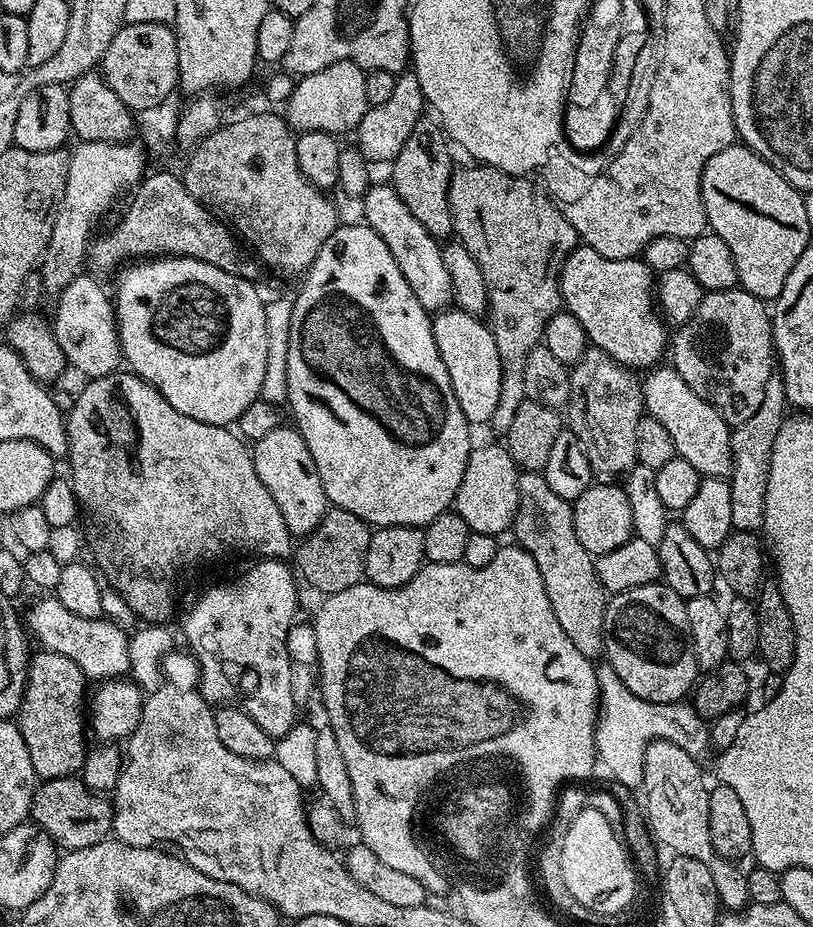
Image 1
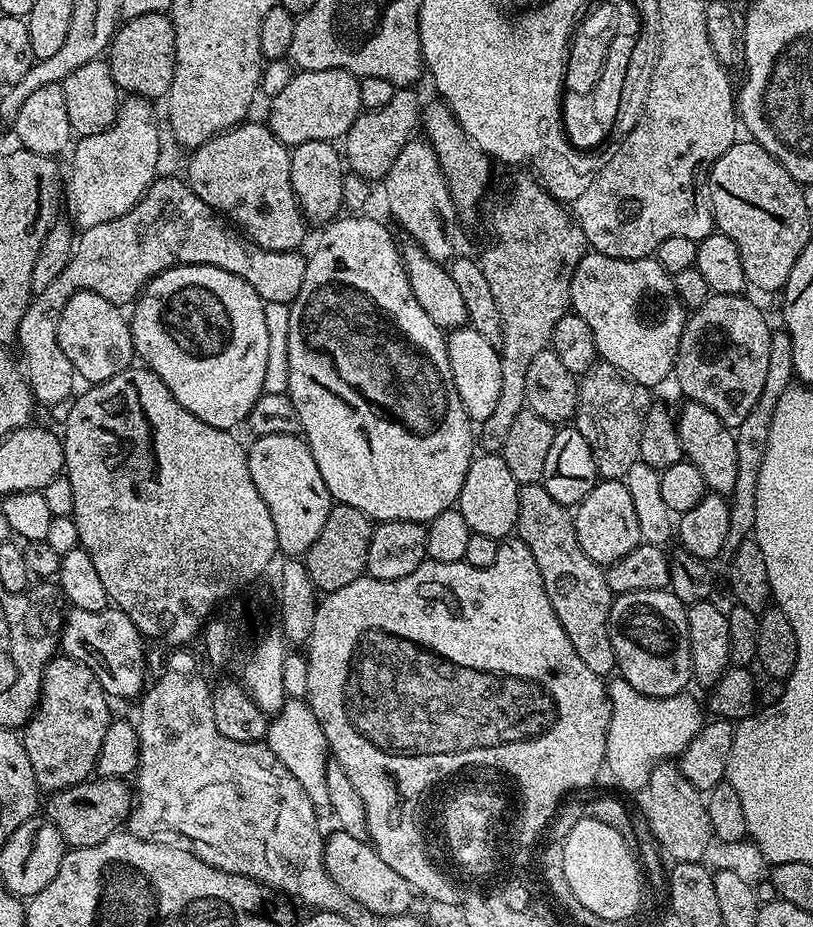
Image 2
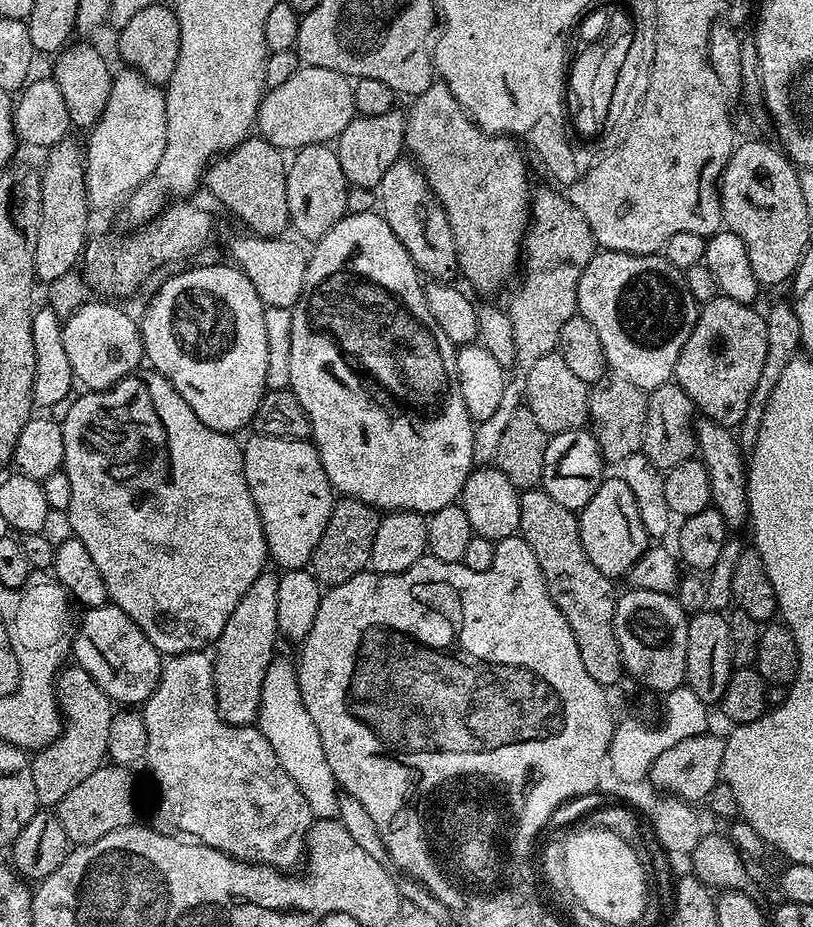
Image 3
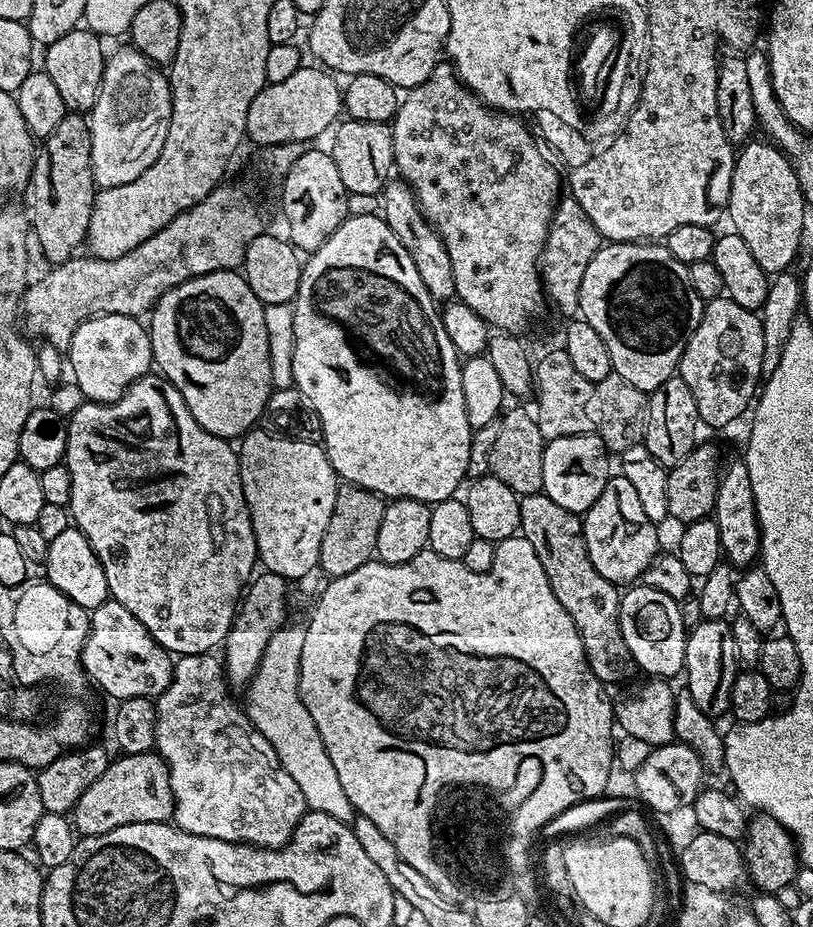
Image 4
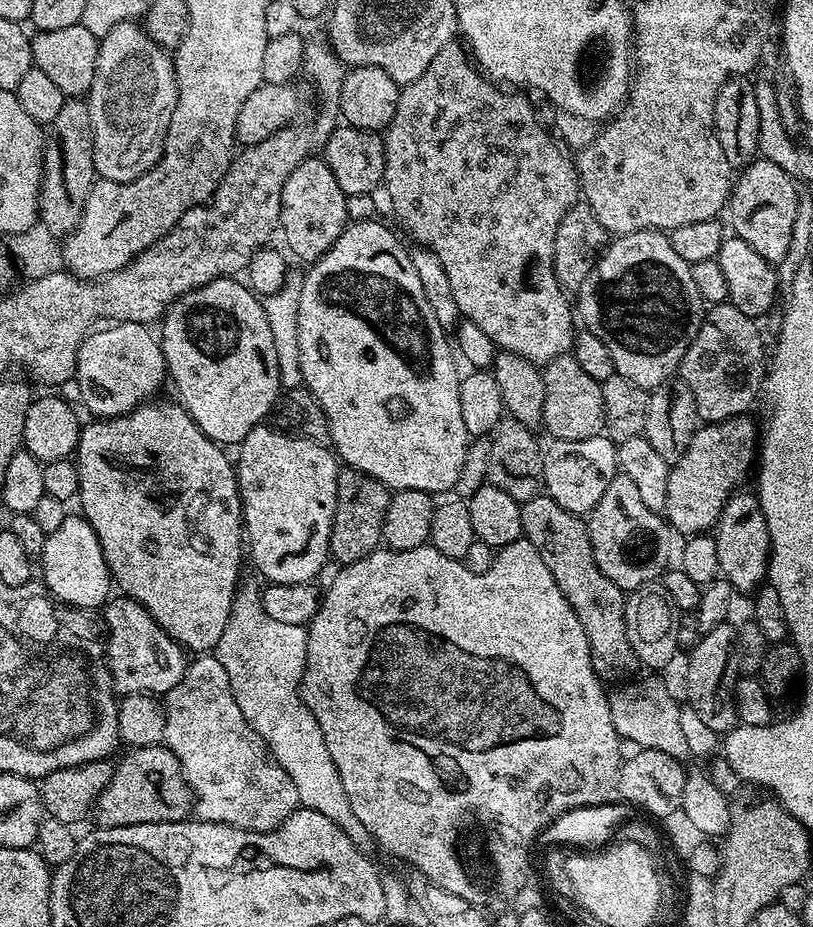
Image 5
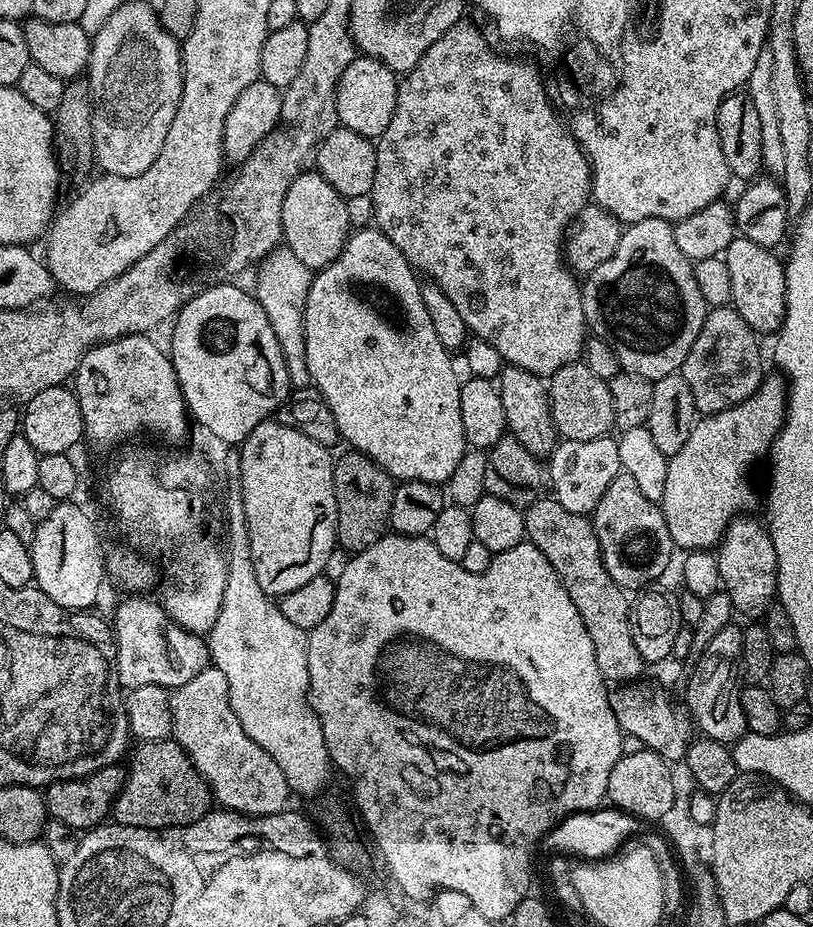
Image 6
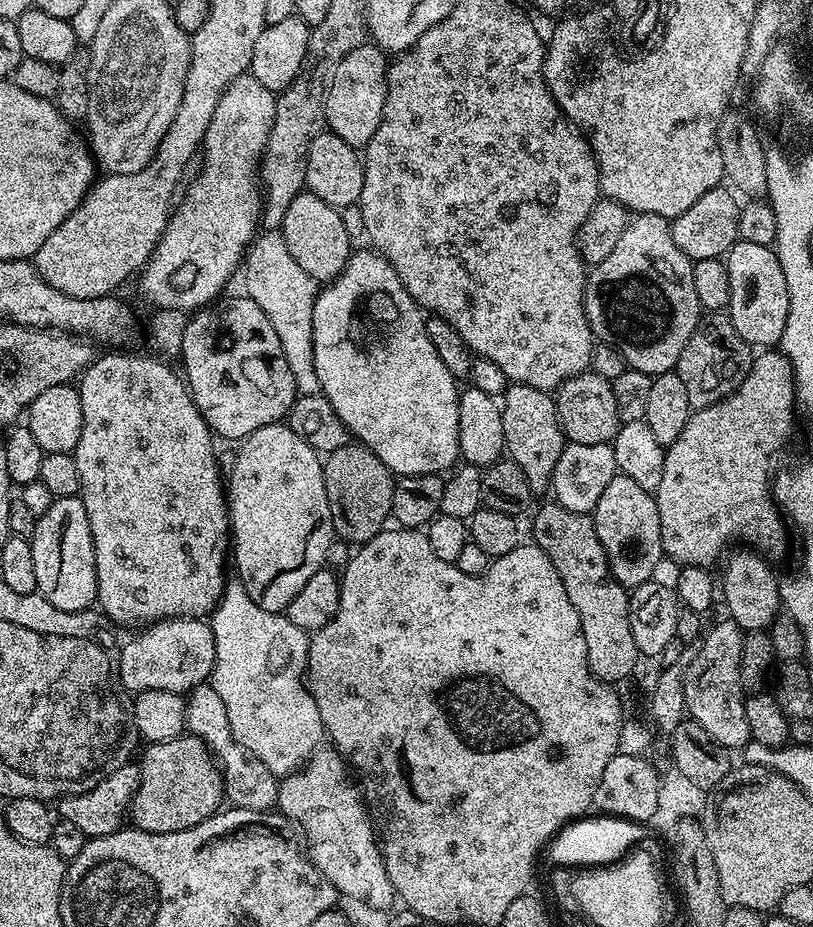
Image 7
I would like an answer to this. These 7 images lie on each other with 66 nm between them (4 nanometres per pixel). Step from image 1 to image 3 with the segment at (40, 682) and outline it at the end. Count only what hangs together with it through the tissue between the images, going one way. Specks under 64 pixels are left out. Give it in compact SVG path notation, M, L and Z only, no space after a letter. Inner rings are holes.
M68 666L56 677L56 698L60 701L62 717L60 737L31 757L34 794L40 806L60 804L74 786L86 782L90 774L101 768L108 755L106 742L110 739L114 701L104 693L102 686L98 686L84 668Z

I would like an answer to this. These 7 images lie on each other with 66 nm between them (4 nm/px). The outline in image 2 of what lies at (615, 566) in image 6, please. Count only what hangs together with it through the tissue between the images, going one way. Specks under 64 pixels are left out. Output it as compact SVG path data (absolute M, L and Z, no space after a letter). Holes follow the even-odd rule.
M600 480L594 490L575 505L574 519L578 542L582 542L582 550L590 554L595 564L607 566L618 562L642 543L634 502L623 480Z

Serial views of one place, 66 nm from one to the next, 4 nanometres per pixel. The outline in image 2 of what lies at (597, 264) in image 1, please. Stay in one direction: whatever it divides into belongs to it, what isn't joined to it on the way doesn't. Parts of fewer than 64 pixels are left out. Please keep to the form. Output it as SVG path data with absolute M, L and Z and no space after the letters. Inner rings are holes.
M589 251L582 262L578 262L572 279L570 308L582 318L582 322L586 322L586 326L590 326L597 357L649 390L655 389L655 384L673 375L676 351L684 333L684 323L690 315L689 309L678 298L672 277L673 273L667 272L655 258L619 260L603 256L601 252Z

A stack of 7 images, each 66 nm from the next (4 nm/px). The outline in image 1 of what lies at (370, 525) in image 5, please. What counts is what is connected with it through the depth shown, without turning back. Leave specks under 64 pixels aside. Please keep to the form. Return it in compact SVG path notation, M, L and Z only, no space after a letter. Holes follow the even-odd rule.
M335 506L329 507L322 522L318 522L314 531L303 537L295 549L294 568L299 579L317 588L324 596L338 594L338 590L350 590L350 586L365 579L364 563L366 550L370 550L372 533L373 529L365 520L358 518L358 514L350 514L350 510Z

